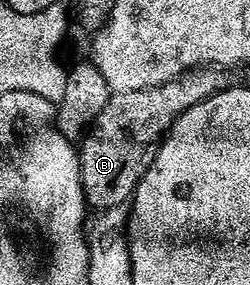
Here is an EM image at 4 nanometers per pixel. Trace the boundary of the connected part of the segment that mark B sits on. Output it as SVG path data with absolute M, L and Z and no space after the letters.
M197 67L188 70L181 77L175 77L173 81L162 83L158 87L112 93L106 107L102 107L102 111L98 111L98 115L88 126L78 145L80 182L84 188L85 202L91 208L93 205L96 211L103 211L115 205L124 205L136 190L141 175L148 170L150 147L155 146L167 134L168 128L176 122L178 115L182 115L182 111L186 111L194 103L206 99L220 89L229 88L228 73L229 70L224 67Z

